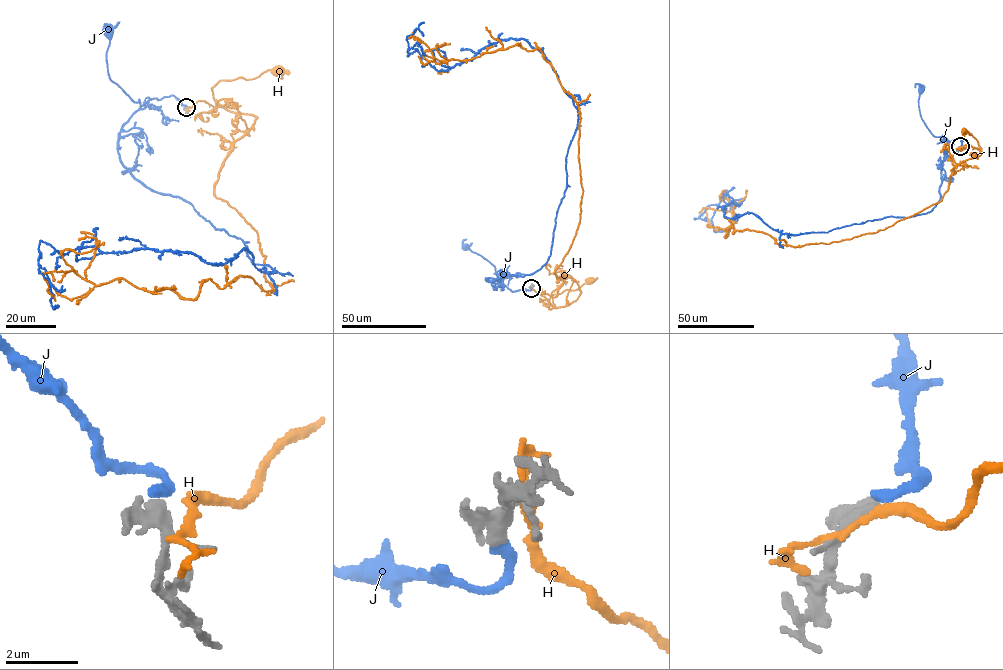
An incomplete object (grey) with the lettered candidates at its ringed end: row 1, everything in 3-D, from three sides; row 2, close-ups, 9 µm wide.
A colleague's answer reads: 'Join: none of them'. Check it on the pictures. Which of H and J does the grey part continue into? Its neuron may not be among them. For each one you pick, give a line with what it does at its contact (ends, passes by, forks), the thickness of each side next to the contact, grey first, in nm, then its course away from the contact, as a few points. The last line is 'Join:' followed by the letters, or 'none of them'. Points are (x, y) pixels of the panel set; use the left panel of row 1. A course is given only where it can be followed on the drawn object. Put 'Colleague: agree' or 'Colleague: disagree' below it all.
Join: none of them
Colleague: agree

